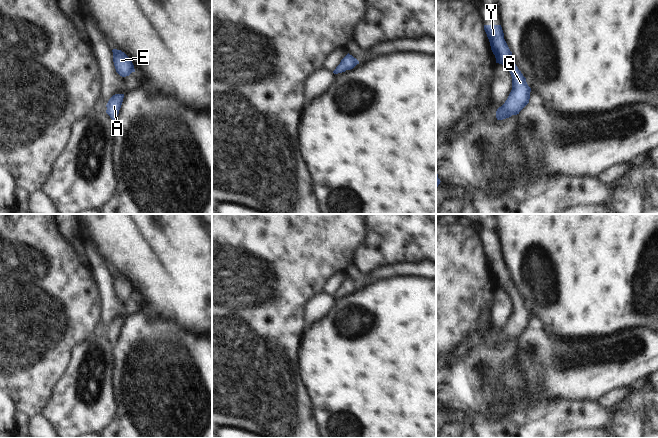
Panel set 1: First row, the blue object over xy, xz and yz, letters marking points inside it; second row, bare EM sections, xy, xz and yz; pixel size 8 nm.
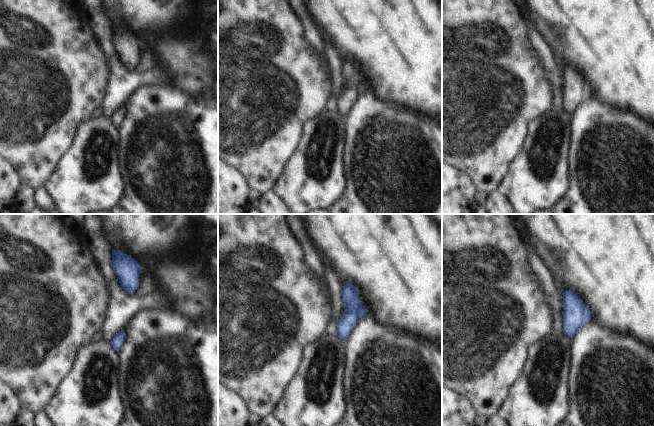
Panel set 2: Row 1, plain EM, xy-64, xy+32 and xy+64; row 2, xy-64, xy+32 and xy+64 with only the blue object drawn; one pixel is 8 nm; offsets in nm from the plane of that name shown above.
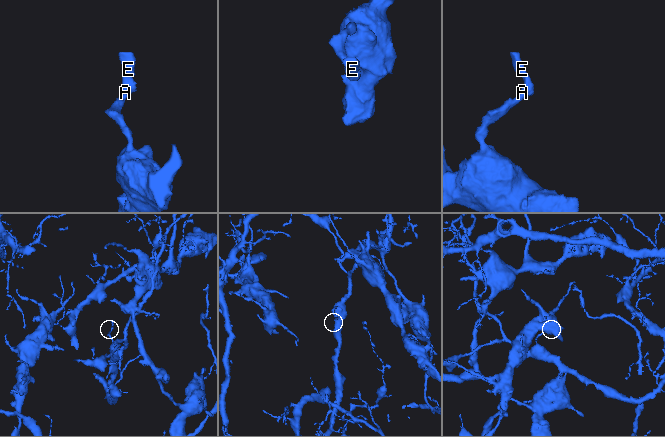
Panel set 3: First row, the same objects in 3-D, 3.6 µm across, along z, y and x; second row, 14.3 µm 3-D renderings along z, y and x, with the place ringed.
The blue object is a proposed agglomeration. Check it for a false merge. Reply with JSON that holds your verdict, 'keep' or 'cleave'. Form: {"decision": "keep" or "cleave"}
{"decision": "keep"}

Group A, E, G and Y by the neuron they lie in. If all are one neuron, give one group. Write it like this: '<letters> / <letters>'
A E G Y

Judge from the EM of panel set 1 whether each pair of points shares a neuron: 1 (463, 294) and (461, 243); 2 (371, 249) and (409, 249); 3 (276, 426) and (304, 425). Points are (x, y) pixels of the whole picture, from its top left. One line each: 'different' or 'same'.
1: same
2: same
3: same

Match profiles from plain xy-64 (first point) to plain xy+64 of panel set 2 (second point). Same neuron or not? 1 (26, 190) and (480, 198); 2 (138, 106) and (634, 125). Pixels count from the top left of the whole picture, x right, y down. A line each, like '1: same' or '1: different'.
1: same
2: same

